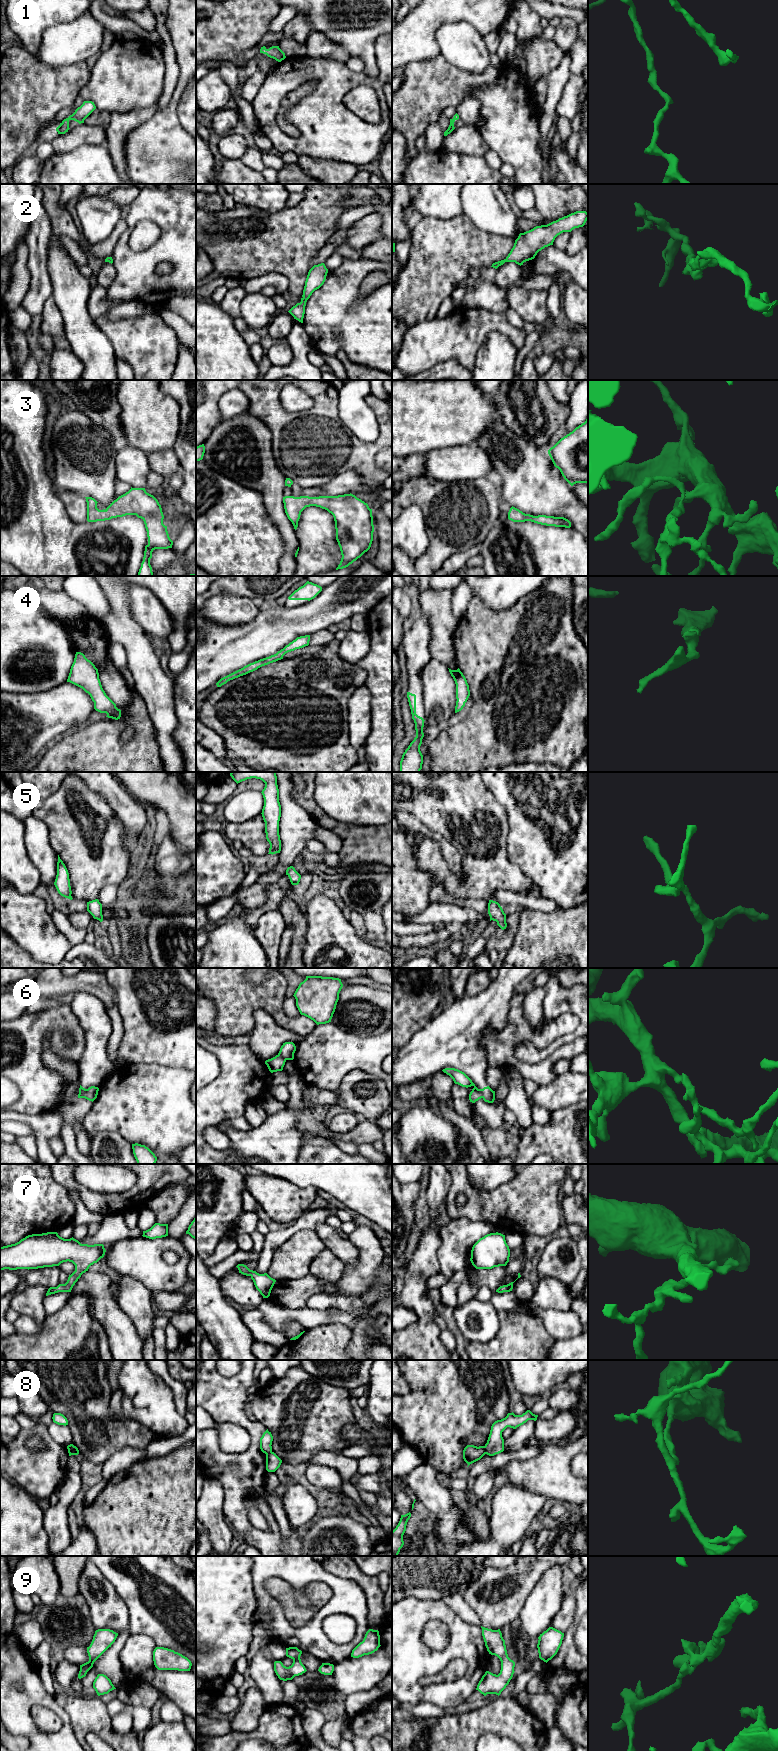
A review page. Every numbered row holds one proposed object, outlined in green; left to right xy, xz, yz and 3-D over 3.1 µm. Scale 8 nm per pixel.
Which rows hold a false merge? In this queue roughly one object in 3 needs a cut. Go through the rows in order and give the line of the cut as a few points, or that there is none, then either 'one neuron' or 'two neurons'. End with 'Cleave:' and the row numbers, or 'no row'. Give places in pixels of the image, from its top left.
1: cut none; one neuron
2: cut none; one neuron
3: cut none; one neuron
4: cut none; one neuron
5: cut none; one neuron
6: cut xy (86, 1089), (81, 1097); two neurons
7: cut none; one neuron
8: cut yz (483, 1446), (485, 1453); two neurons
9: cut none; one neuron
Cleave: 6, 8

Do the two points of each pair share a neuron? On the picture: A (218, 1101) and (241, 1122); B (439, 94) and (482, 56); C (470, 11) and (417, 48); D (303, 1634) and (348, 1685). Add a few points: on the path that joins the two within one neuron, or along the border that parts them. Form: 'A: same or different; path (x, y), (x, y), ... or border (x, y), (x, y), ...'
A: different; border (243, 1115), (224, 1119), (217, 1125)
B: different; border (445, 58), (469, 72), (488, 68)
C: same; path (454, 11), (444, 11), (423, 32)
D: different; border (350, 1656), (333, 1664)

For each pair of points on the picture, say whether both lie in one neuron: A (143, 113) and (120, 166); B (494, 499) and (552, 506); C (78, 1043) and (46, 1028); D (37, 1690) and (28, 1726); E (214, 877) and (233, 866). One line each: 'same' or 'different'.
A: same
B: different
C: same
D: same
E: same

